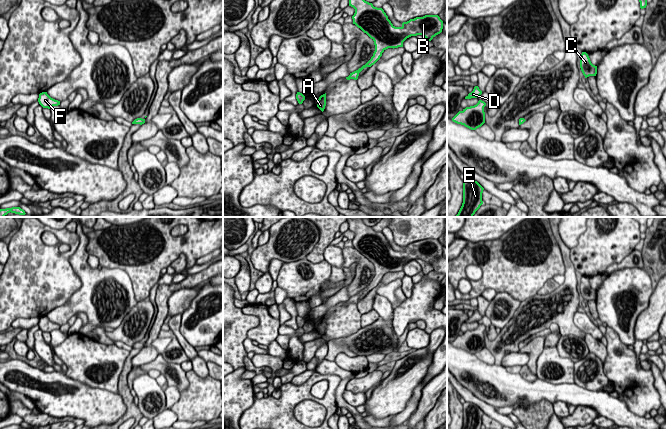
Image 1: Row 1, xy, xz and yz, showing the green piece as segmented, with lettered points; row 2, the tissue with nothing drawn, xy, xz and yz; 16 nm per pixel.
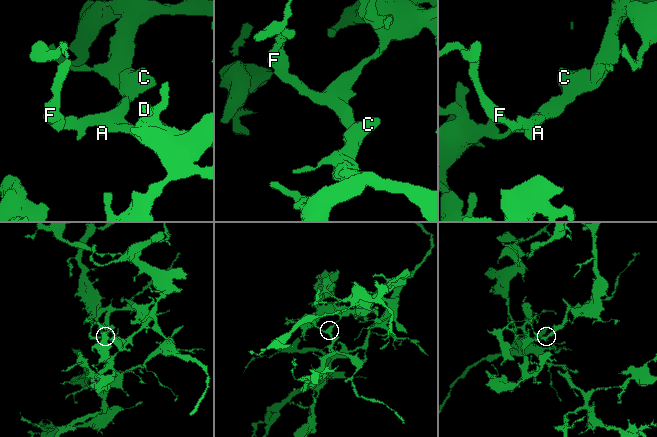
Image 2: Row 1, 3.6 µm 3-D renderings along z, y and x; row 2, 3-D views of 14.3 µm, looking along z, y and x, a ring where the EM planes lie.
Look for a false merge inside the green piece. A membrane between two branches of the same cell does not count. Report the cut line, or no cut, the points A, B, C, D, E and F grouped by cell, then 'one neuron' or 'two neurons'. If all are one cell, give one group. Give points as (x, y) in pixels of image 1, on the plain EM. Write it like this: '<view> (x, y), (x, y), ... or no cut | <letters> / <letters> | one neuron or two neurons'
no cut | A B C D E F | one neuron

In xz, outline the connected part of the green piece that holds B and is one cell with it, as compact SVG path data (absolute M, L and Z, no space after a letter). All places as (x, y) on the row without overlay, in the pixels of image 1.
M347 217L349 230L355 233L352 240L353 248L366 257L375 269L371 283L358 294L350 297L347 304L357 304L359 297L366 291L374 289L388 272L403 271L403 266L411 261L422 259L431 265L443 253L443 245L438 239L425 239L403 246L401 251L395 251L382 232L374 231L365 225L361 219Z

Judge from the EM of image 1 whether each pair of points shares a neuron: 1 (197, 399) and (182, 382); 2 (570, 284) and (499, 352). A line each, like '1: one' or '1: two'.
1: two
2: one

